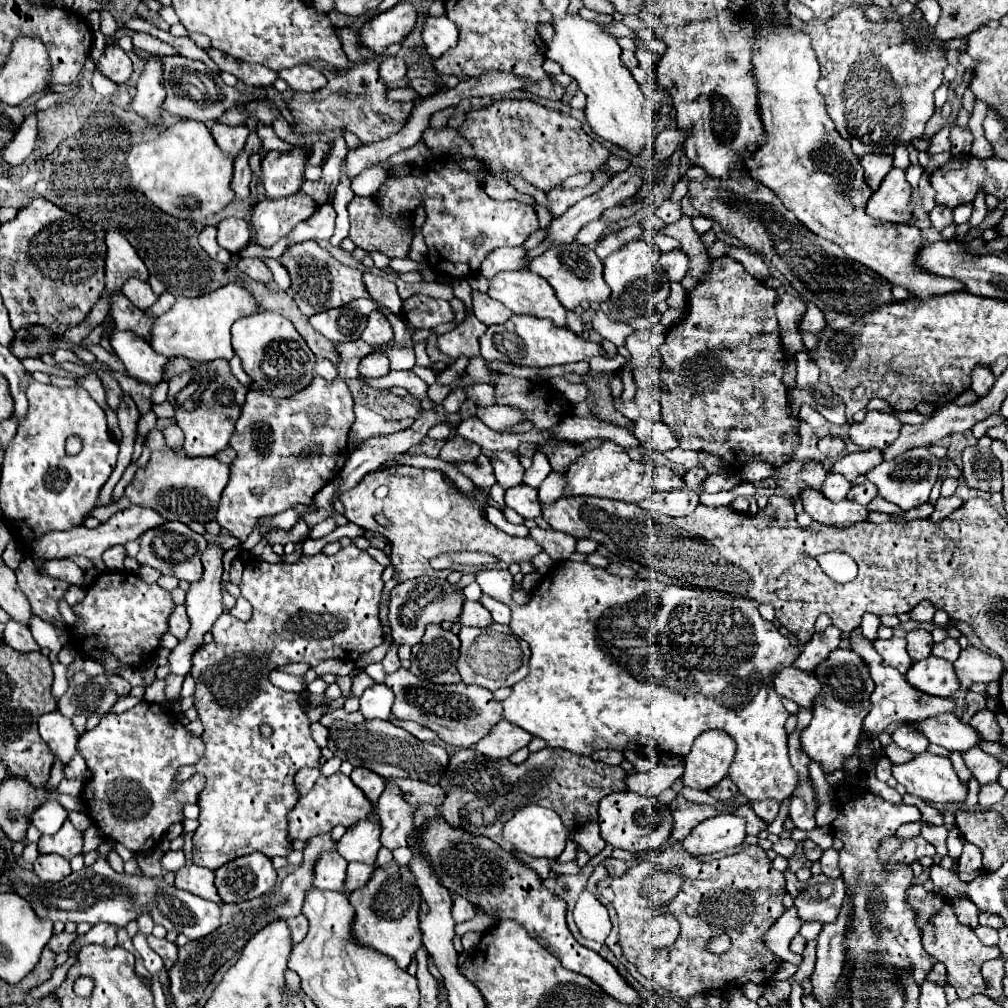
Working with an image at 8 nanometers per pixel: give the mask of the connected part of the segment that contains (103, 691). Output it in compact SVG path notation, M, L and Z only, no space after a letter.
M76 671L68 681L68 691L58 701L58 711L68 719L74 715L108 715L116 701L118 695L110 687L106 673L90 677Z

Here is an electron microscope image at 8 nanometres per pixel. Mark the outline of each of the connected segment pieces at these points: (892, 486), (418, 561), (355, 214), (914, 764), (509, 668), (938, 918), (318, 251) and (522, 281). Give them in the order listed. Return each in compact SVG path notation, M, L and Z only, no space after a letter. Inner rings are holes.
M914 447L892 461L876 465L872 471L866 473L866 477L878 487L880 497L898 505L902 511L908 511L928 501L930 491L938 481L938 471L940 471L940 459L930 453L930 447Z
M394 465L382 471L368 473L354 489L346 491L340 501L346 507L348 521L360 525L362 529L380 531L390 539L392 553L390 563L394 567L394 579L404 583L412 577L428 575L428 577L442 577L446 579L452 571L460 573L478 573L482 567L472 565L452 565L450 569L436 571L430 567L430 559L440 553L450 551L484 551L492 553L500 559L498 569L508 569L510 563L524 563L532 561L534 555L542 551L542 547L532 537L510 537L486 519L486 489L476 487L472 493L462 493L458 487L450 487L444 473L434 469L418 469L410 465ZM386 485L388 495L384 499L374 497L374 489ZM376 515L384 515L390 525L384 527L376 523Z
M354 197L350 207L350 239L356 243L356 247L372 253L372 251L380 251L388 257L406 257L410 243L412 243L412 235L404 229L404 225L400 221L388 221L388 217L382 217L380 207L376 205L376 201L372 197Z
M922 753L906 763L892 765L892 777L906 793L926 803L964 801L968 795L968 787L956 777L950 759L932 753Z
M494 623L492 627L484 627L484 629L462 627L458 637L462 645L460 645L460 657L456 667L464 683L480 685L490 691L496 691L500 687L512 687L514 683L518 683L528 675L528 659L530 659L528 643L516 639L508 625Z
M912 885L908 889L908 901L916 911L916 923L920 925L920 931L922 931L924 949L936 961L944 963L946 973L948 973L946 979L956 989L958 997L964 999L964 997L970 997L972 993L984 993L986 991L986 981L984 981L984 977L980 973L980 965L984 961L988 961L988 959L1000 957L1002 955L1000 949L984 945L970 927L958 923L952 907L946 903L946 899L940 899L940 895L928 893L920 885Z
M304 241L304 243L290 245L284 251L284 255L280 257L280 263L290 273L292 297L306 317L320 313L320 311L326 311L326 309L344 307L350 301L360 299L360 297L368 297L368 291L364 291L364 283L362 283L362 271L338 263L316 241Z
M528 269L520 271L500 271L490 279L488 295L500 303L504 303L516 315L534 315L534 317L548 317L558 327L566 327L566 309L560 305L554 289L546 279L540 279Z

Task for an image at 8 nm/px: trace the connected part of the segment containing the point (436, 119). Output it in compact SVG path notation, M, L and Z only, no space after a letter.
M451 107L442 111L438 111L438 113L434 113L432 115L432 119L430 119L430 127L432 129L442 129L447 125L447 121L451 115L453 115L456 111L456 107Z

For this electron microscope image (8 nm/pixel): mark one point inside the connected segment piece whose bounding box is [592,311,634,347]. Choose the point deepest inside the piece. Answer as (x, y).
(616, 332)

